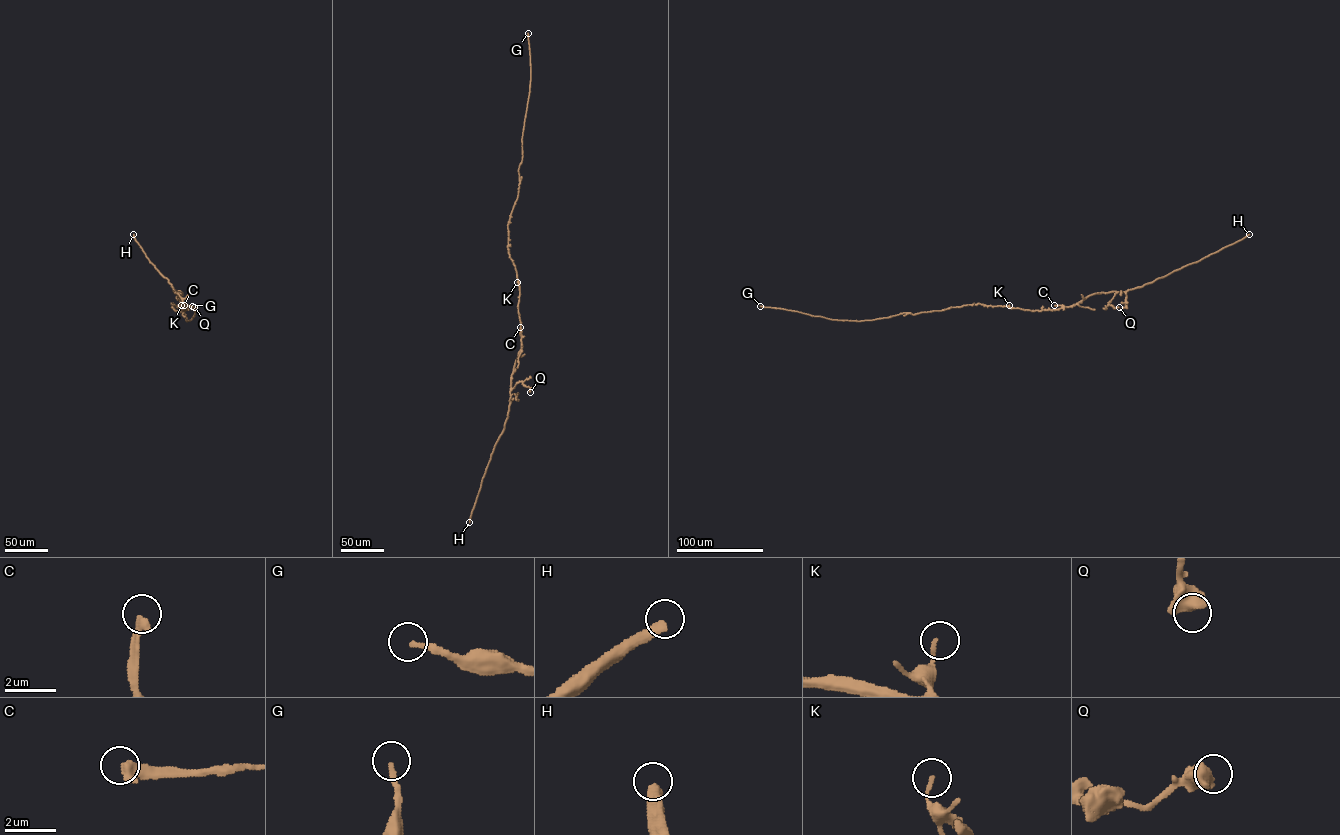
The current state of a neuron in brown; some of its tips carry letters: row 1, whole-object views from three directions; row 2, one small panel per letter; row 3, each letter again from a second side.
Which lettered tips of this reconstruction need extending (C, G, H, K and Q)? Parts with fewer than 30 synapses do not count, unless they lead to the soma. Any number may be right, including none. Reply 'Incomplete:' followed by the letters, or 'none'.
Incomplete: G

